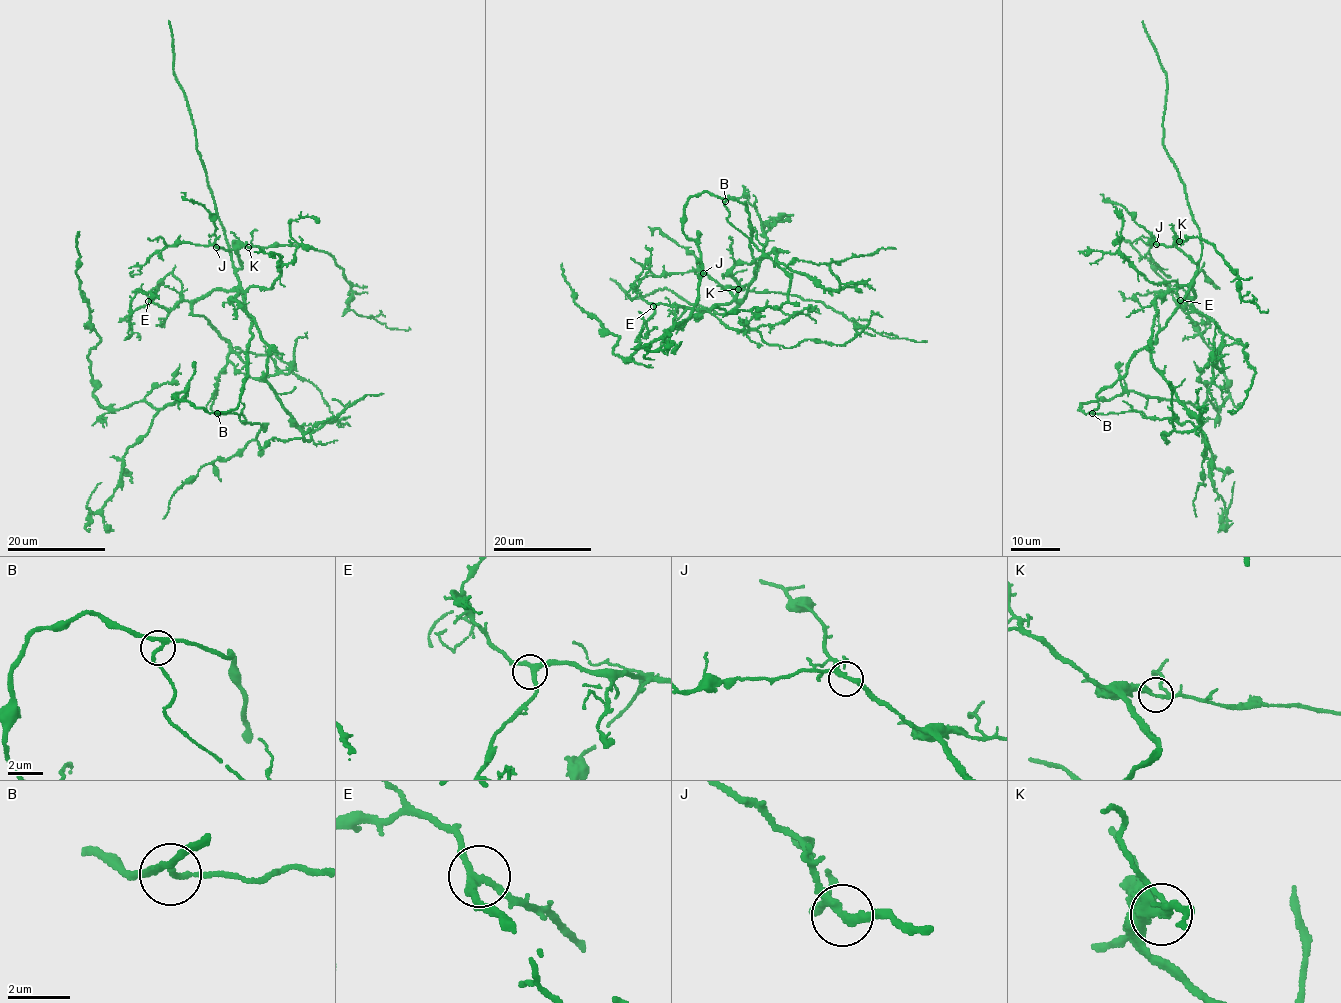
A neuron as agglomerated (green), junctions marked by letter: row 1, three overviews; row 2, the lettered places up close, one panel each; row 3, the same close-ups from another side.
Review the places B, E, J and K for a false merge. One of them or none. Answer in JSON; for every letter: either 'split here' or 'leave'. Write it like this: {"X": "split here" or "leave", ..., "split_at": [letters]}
{"B": "leave", "E": "leave", "J": "leave", "K": "leave", "split_at": []}

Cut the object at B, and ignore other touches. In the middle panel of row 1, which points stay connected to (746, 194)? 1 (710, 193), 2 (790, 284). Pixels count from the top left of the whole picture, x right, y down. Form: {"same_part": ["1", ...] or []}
{"same_part": ["1"]}

